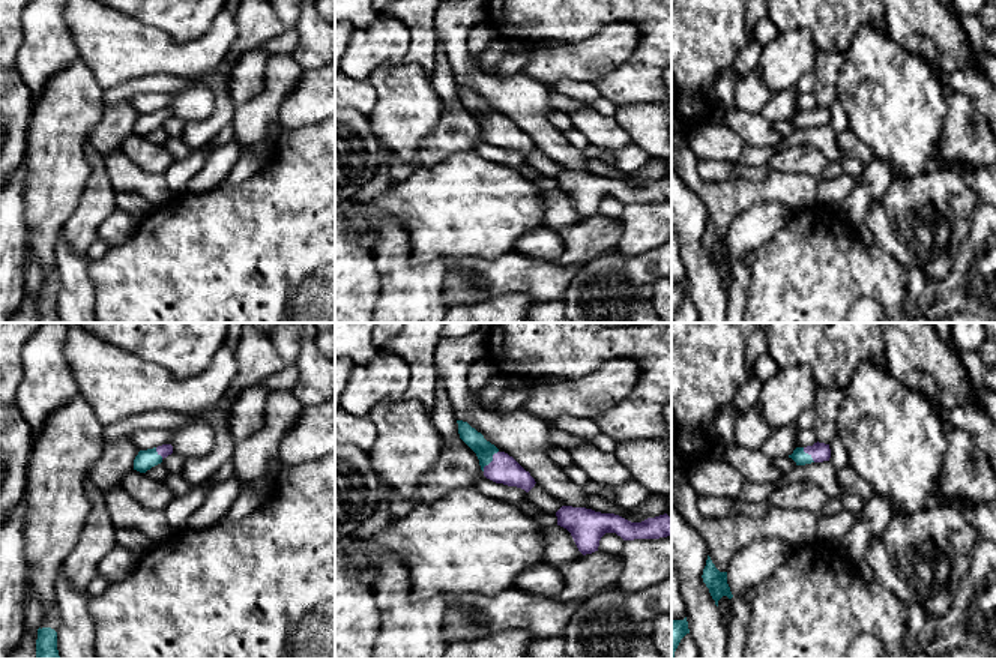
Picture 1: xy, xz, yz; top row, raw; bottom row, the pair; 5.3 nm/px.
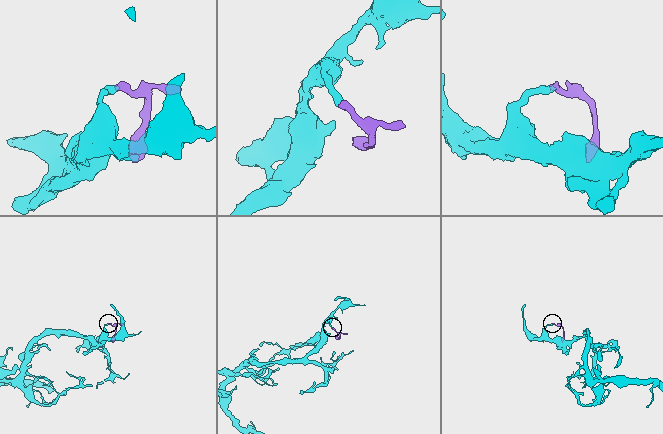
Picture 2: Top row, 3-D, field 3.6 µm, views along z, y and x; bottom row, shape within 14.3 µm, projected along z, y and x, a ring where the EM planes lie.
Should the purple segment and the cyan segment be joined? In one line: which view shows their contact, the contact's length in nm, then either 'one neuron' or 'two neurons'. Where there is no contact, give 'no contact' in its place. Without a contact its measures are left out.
contact in xz; length 140 nm; one neuron

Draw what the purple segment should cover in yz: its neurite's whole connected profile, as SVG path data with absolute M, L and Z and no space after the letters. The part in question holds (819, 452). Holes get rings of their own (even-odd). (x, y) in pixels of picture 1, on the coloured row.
M814 443L813 446L807 447L796 447L792 455L789 455L796 465L805 465L811 462L823 462L829 461L831 449L829 444L825 443Z

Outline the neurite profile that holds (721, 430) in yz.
M733 404L723 405L706 426L708 435L724 446L735 444L735 423L738 420Z

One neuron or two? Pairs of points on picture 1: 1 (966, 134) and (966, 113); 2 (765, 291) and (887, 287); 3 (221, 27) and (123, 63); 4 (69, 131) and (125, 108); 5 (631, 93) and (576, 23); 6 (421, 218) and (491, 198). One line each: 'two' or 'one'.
1: one
2: one
3: one
4: two
5: one
6: one

